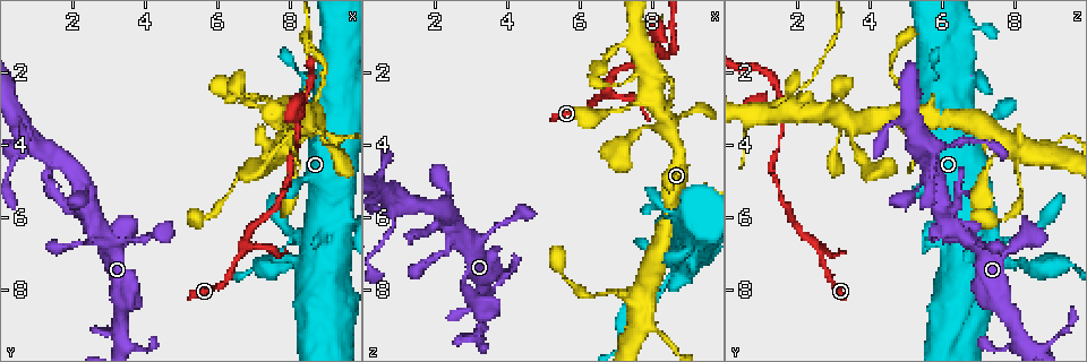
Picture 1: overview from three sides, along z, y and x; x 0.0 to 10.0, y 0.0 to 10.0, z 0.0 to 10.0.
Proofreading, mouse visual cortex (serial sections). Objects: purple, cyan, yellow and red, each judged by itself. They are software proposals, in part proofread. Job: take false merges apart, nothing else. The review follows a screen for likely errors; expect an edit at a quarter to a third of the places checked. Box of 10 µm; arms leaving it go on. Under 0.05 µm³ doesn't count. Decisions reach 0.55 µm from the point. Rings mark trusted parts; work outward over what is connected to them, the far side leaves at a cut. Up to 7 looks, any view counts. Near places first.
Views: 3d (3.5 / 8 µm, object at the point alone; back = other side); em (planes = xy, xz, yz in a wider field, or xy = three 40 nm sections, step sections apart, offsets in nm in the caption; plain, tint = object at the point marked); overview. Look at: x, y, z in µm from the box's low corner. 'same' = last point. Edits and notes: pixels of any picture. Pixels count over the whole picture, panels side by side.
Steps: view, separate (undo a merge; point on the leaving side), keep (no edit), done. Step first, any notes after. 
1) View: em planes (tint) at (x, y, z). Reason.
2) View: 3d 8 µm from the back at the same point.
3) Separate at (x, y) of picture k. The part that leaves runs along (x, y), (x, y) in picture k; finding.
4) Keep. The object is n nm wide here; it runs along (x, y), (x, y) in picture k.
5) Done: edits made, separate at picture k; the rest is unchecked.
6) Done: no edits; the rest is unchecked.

View: 3d 3.5 µm at (8.75, 6.65, 7.50). Calibre changes.

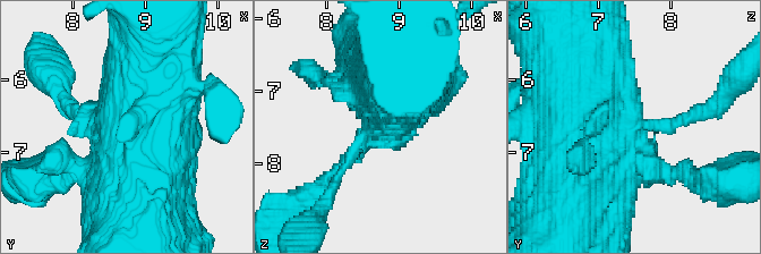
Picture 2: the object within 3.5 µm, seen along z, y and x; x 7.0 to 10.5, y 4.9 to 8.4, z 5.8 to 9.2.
View: em xy step 1 (tint) at (8.70, 6.60, 7.45). Need the tissue.

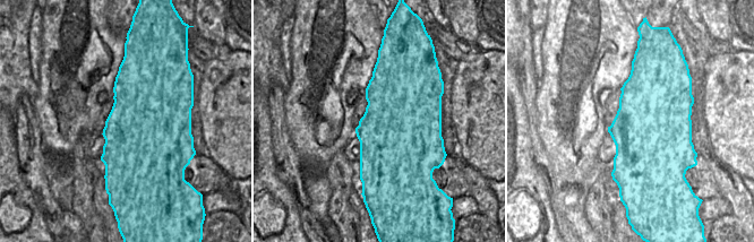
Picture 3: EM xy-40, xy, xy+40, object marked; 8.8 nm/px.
Separate at (675, 174) of picture 2. The object is 750 nm wide here; the part that leaves runs along (648, 171), (689, 171), (729, 183) in picture 2; a second cell is stuck on.

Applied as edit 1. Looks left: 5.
View: overview. See it whole again.

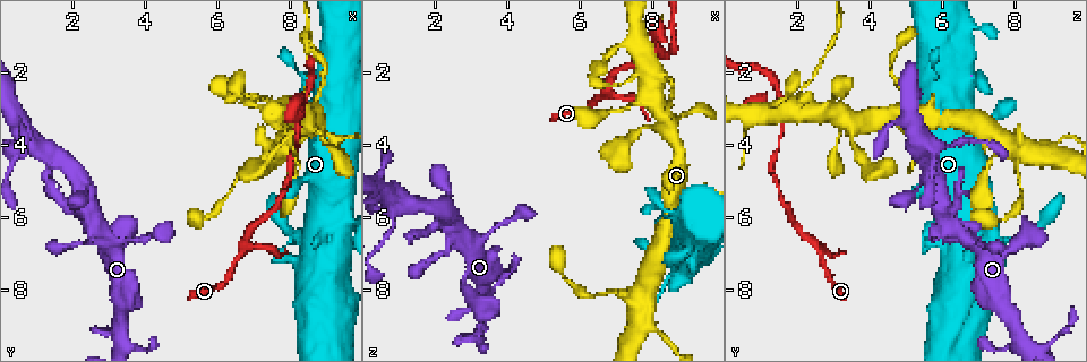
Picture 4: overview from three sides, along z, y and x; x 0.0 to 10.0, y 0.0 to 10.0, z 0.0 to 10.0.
View: 3d 3.5 µm at (8.15, 3.60, 3.50). Thin arm on a thick one.

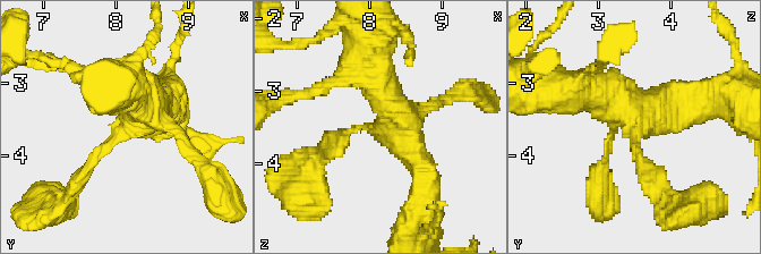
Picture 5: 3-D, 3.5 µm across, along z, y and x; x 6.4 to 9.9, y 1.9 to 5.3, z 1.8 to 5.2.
View: em xy step 2 (tint) at (8.20, 3.55, 3.55). 4 arms meet here; the arms are 100, 100, 400, 500 nm wide; now the EM.

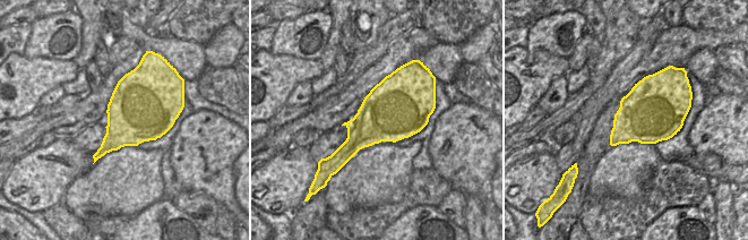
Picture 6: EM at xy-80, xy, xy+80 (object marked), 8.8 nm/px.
View: em xy step 1 (tint) at the same point.

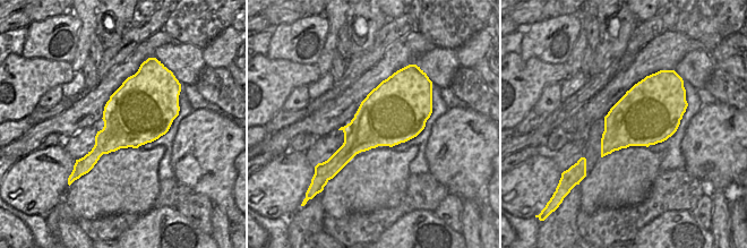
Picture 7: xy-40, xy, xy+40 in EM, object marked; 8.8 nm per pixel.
Keep. The object is 550 nm wide here; it runs along (425, 193), (425, 170), (376, 68) in picture 5; continuous, no second cell.

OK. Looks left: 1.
Done: edits made, separate at picture 2; the rest is unchecked.

